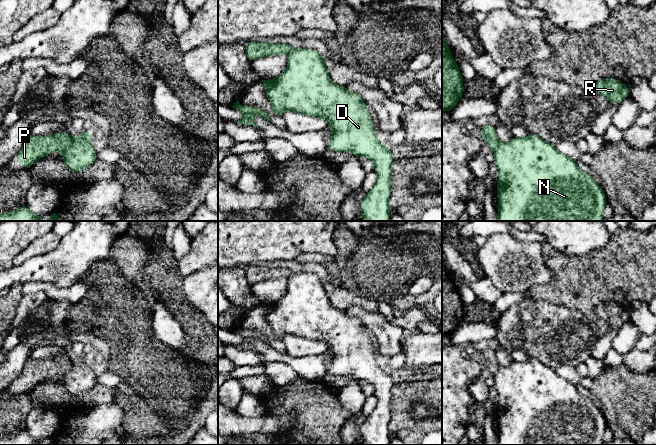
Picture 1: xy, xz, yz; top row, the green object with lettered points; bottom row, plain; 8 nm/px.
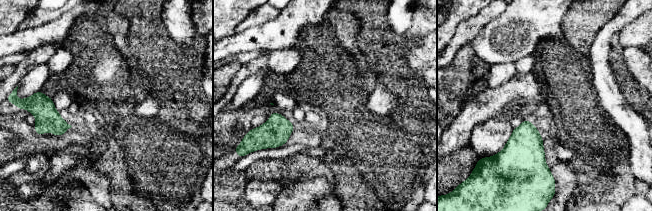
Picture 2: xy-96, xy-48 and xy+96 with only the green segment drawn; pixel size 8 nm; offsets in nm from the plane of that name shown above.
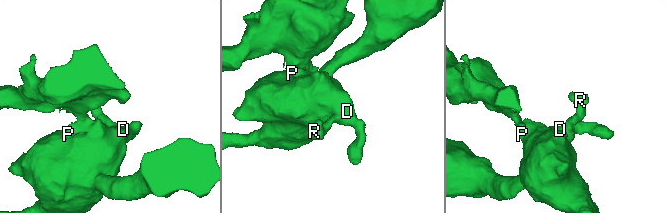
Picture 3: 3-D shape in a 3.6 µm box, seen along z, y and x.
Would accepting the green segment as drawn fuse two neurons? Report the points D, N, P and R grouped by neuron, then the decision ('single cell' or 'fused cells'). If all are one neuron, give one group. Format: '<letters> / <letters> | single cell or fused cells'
D N R / P | fused cells

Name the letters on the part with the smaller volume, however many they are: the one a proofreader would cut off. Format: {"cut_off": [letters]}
{"cut_off": ["P"]}

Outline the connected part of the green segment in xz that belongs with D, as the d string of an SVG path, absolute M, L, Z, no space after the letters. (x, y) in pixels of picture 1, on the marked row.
M293 49L288 54L288 66L278 77L262 80L273 112L283 116L286 110L324 118L332 131L327 145L330 151L351 152L356 157L365 156L375 165L377 182L361 201L362 221L388 221L390 218L391 165L394 161L389 147L383 146L374 131L374 124L361 96L331 81L320 53L316 49Z

